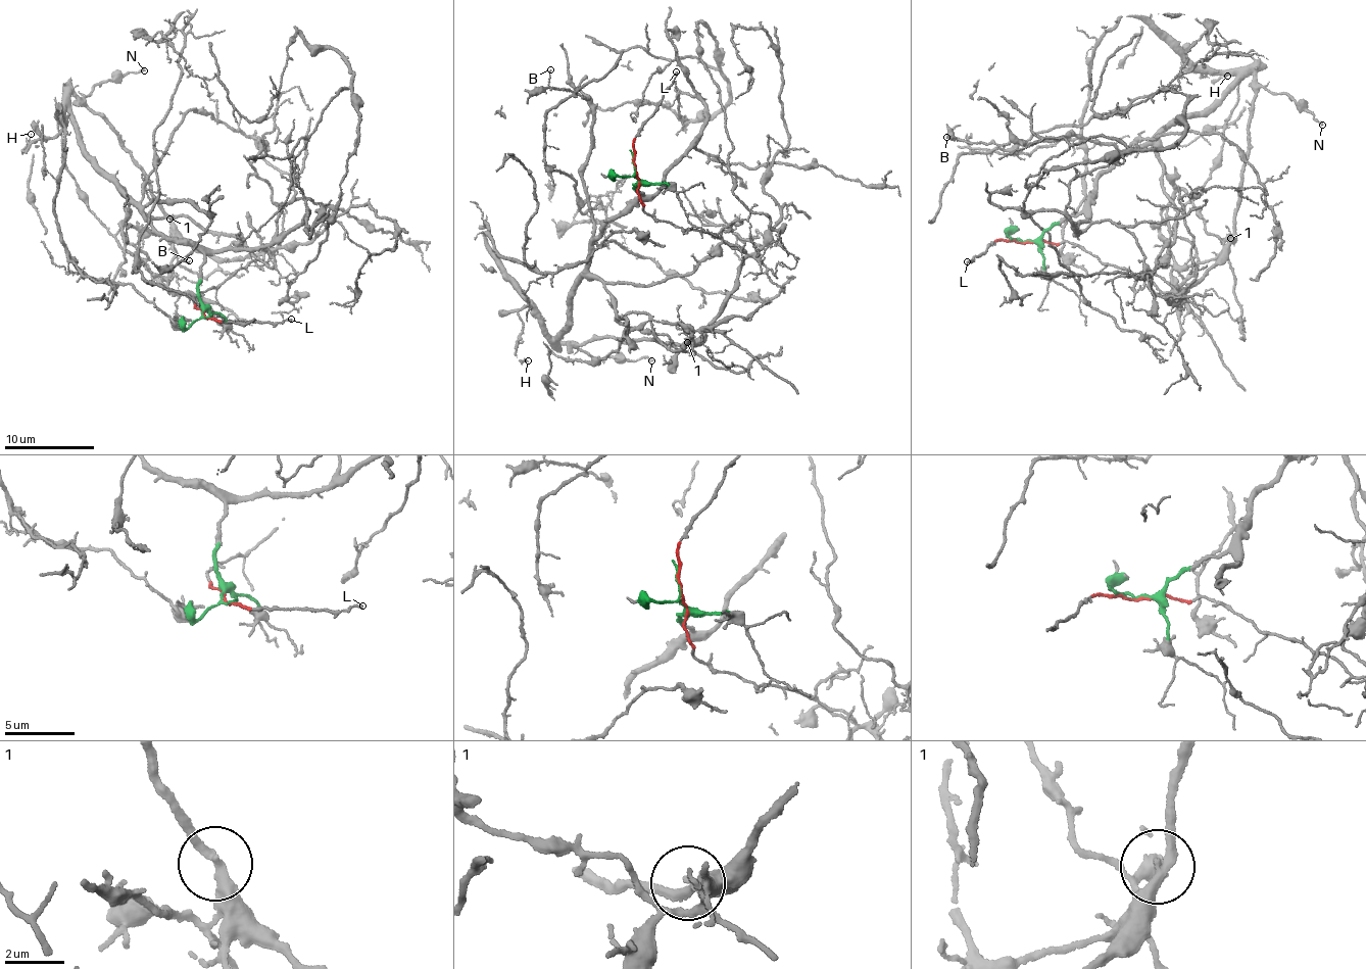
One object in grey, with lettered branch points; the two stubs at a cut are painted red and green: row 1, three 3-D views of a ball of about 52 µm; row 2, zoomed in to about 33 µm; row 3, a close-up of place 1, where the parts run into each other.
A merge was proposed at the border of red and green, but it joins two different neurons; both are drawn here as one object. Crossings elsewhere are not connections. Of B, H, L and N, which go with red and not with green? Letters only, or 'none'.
L, N

